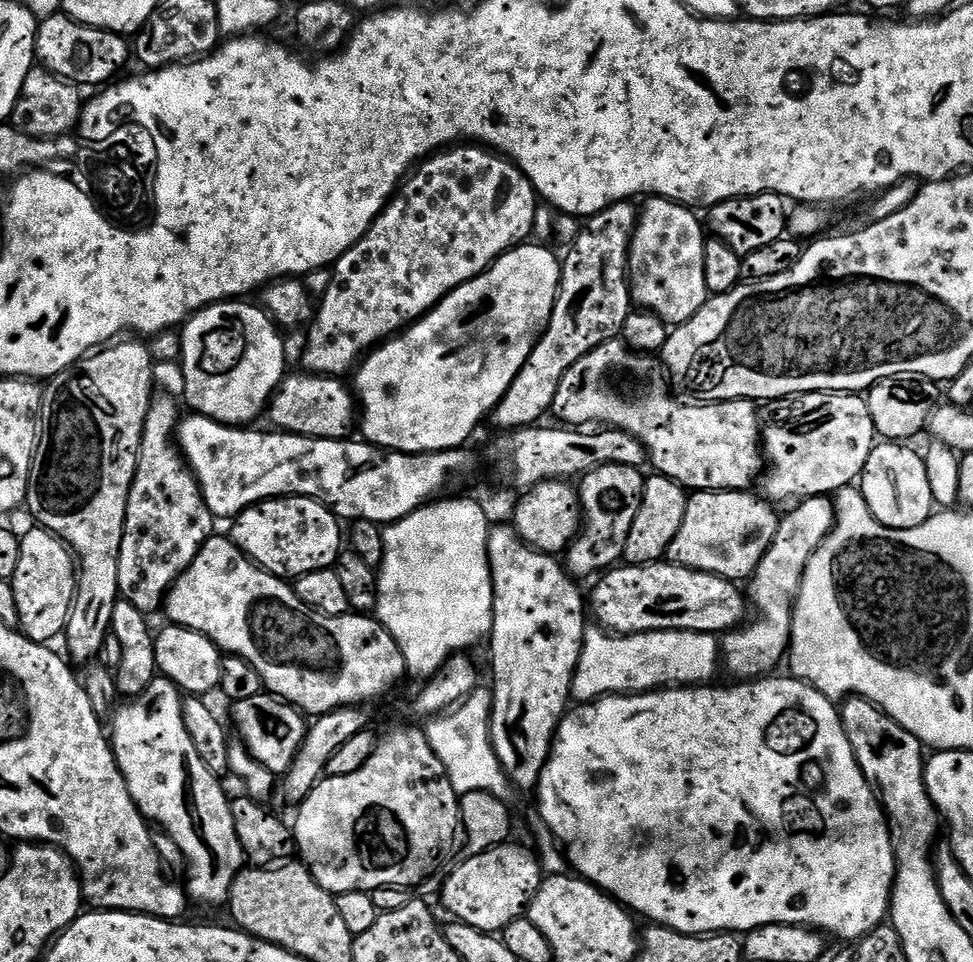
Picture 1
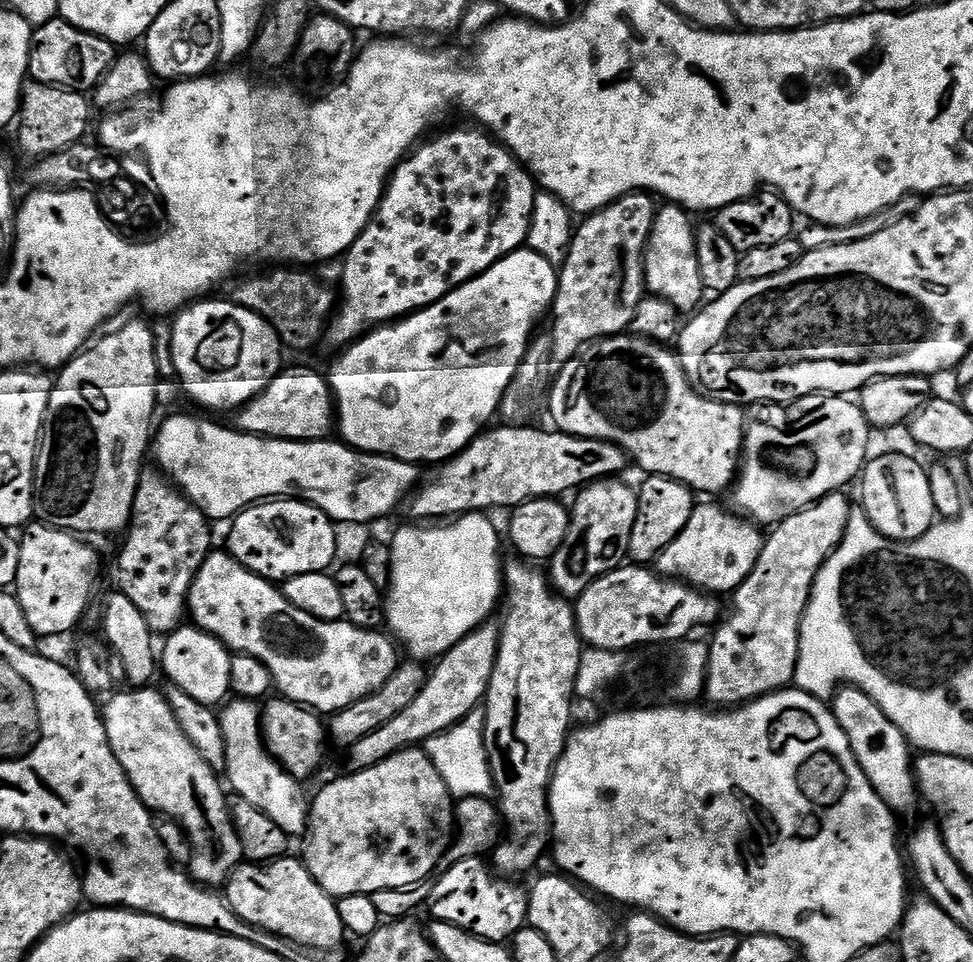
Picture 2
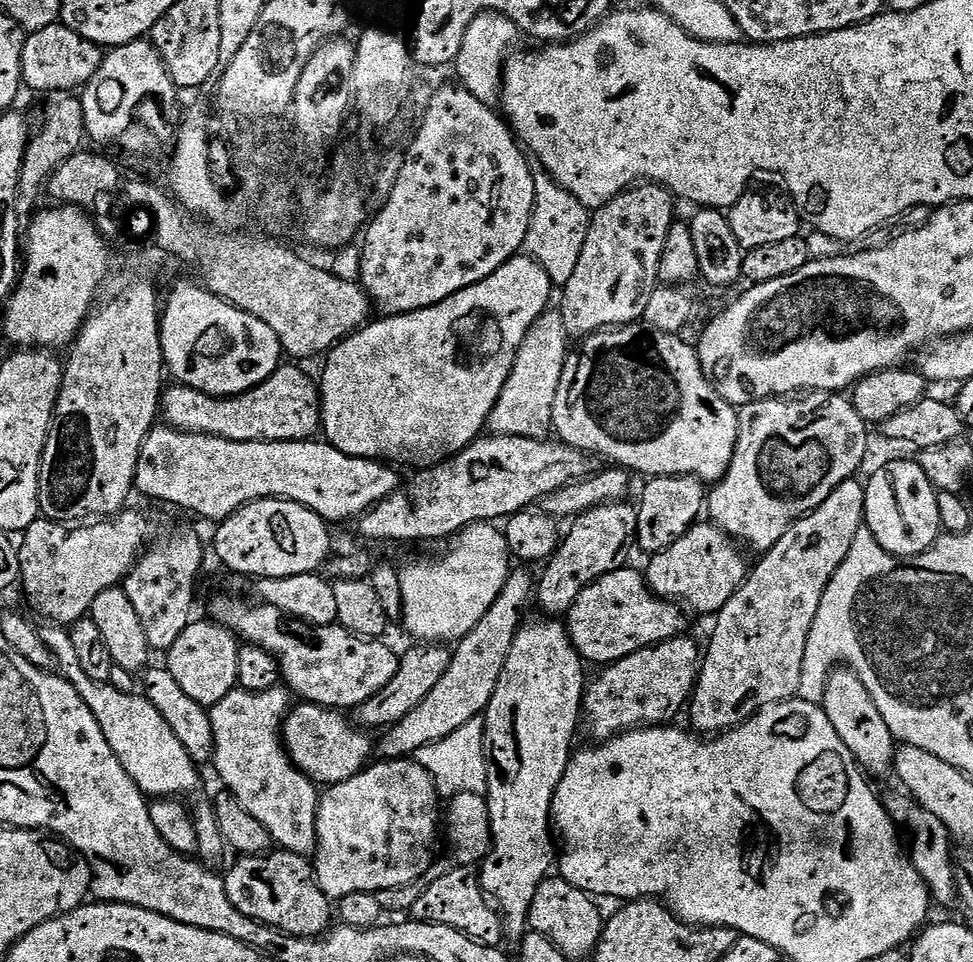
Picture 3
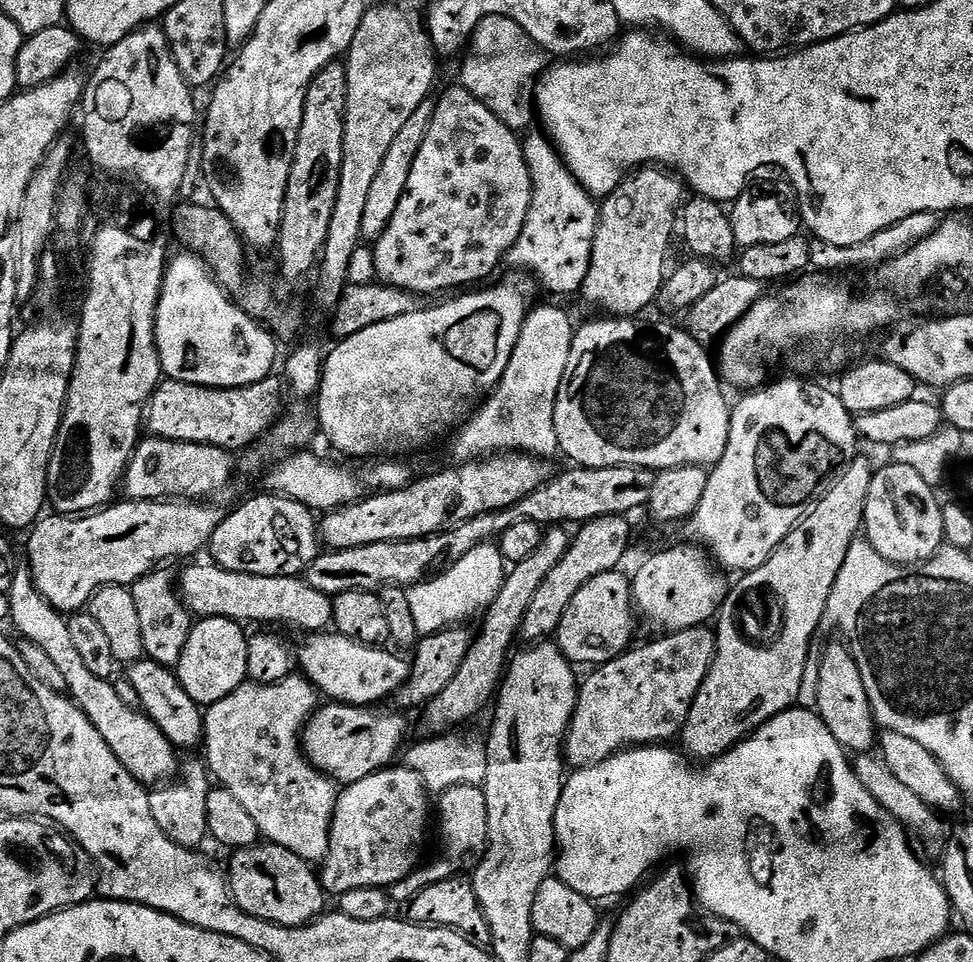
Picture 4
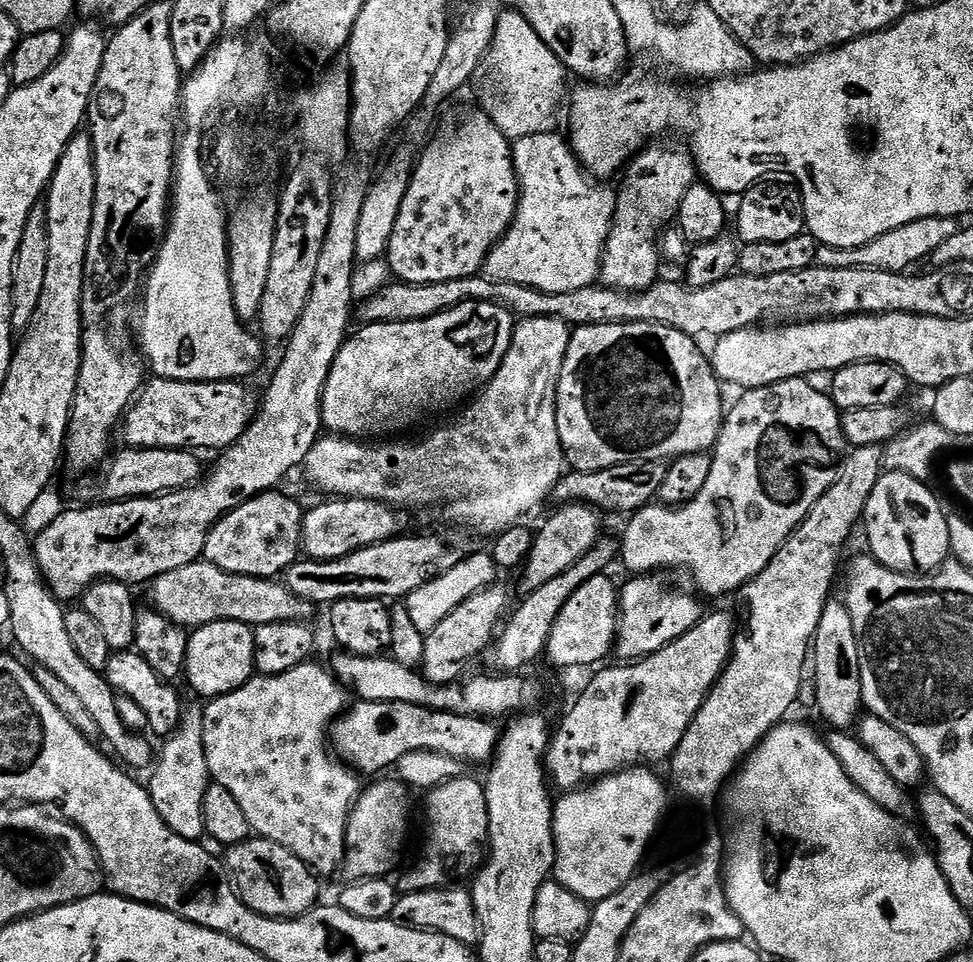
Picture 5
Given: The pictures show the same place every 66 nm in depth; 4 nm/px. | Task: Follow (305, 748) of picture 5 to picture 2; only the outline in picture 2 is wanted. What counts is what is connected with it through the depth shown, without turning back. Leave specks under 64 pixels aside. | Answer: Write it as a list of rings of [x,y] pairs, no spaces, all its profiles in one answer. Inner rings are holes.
[[[232,698],[219,709],[218,715],[222,738],[226,740],[224,772],[236,791],[235,795],[262,810],[262,814],[266,814],[266,818],[270,818],[270,822],[289,838],[303,837],[308,830],[310,800],[304,797],[305,785],[294,779],[264,747],[261,705],[254,700]]]

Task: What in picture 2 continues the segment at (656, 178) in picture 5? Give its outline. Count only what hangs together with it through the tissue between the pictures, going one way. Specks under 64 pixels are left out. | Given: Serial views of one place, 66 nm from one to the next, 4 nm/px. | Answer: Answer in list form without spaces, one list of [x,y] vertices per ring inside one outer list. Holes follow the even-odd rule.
[[[634,192],[606,205],[601,212],[591,213],[585,219],[588,221],[581,228],[579,225],[575,229],[572,244],[558,272],[560,285],[556,291],[556,302],[550,309],[551,315],[556,315],[550,335],[552,358],[557,365],[563,366],[568,361],[577,359],[585,349],[598,340],[607,340],[610,336],[618,336],[631,329],[634,314],[646,295],[644,249],[648,247],[648,239],[656,222],[658,204],[655,202],[657,203],[651,195]]]

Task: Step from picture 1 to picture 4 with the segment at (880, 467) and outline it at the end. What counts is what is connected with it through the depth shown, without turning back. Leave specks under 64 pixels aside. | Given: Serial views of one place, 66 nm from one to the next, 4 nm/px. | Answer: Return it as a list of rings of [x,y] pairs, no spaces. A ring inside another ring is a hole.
[[[888,462],[885,468],[877,467],[872,474],[870,482],[870,498],[866,498],[866,510],[864,511],[864,523],[862,525],[863,535],[886,558],[895,564],[905,566],[919,566],[925,564],[940,551],[945,543],[944,527],[942,526],[942,504],[936,501],[937,493],[925,479],[912,470],[909,466]]]

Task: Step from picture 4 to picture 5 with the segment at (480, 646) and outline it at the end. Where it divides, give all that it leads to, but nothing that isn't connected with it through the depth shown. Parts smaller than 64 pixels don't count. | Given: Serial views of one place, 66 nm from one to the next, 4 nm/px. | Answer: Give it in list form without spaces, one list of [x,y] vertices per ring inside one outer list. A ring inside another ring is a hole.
[[[570,503],[556,508],[557,512],[541,526],[532,537],[532,549],[527,558],[524,559],[520,576],[521,597],[526,597],[538,586],[546,586],[546,582],[554,582],[558,574],[570,570],[590,551],[601,539],[600,517],[601,513],[594,507],[586,504]]]

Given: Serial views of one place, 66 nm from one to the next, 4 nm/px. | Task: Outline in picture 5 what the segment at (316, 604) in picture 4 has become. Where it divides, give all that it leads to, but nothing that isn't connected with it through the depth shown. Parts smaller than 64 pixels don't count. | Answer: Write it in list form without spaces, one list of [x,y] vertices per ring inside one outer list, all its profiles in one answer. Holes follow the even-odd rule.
[[[203,558],[156,577],[151,581],[150,588],[151,607],[185,630],[195,630],[219,620],[233,620],[253,626],[287,620],[304,622],[314,612],[313,604],[298,598],[283,582],[230,574],[226,570],[218,570],[218,566],[209,564]]]

